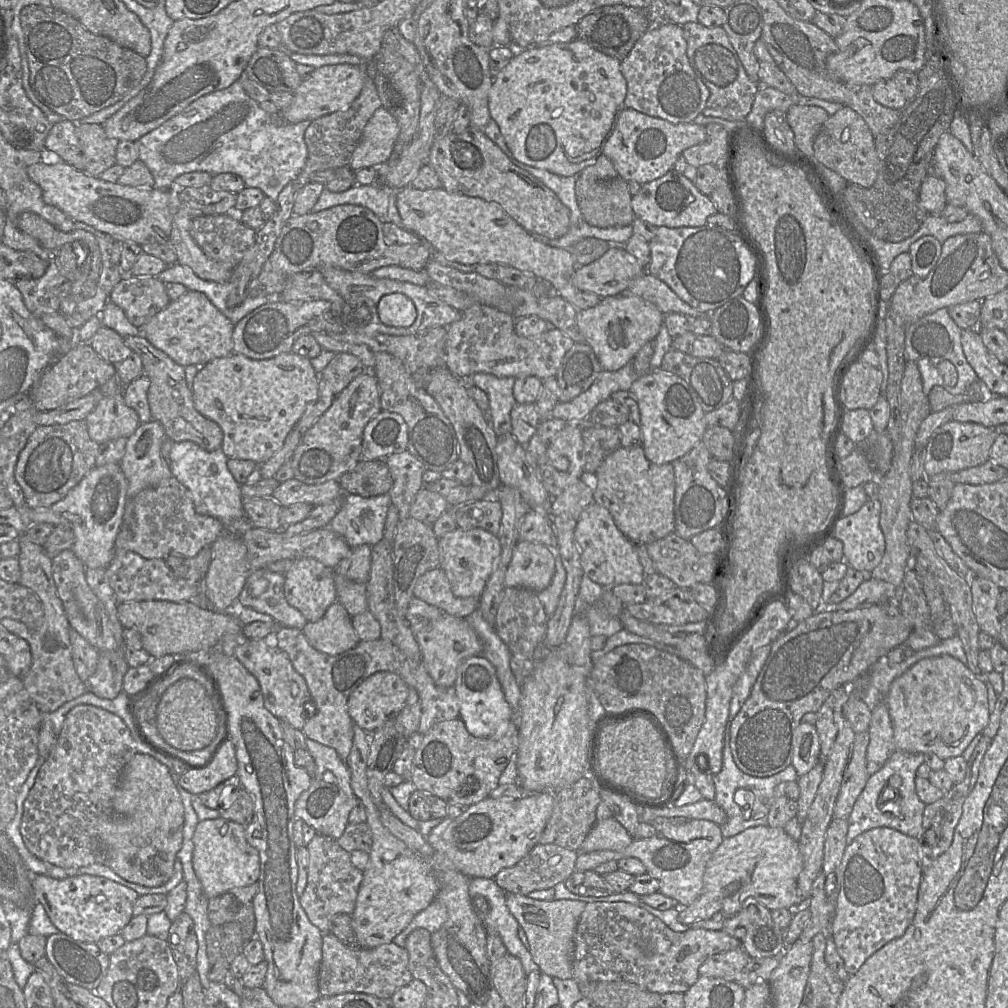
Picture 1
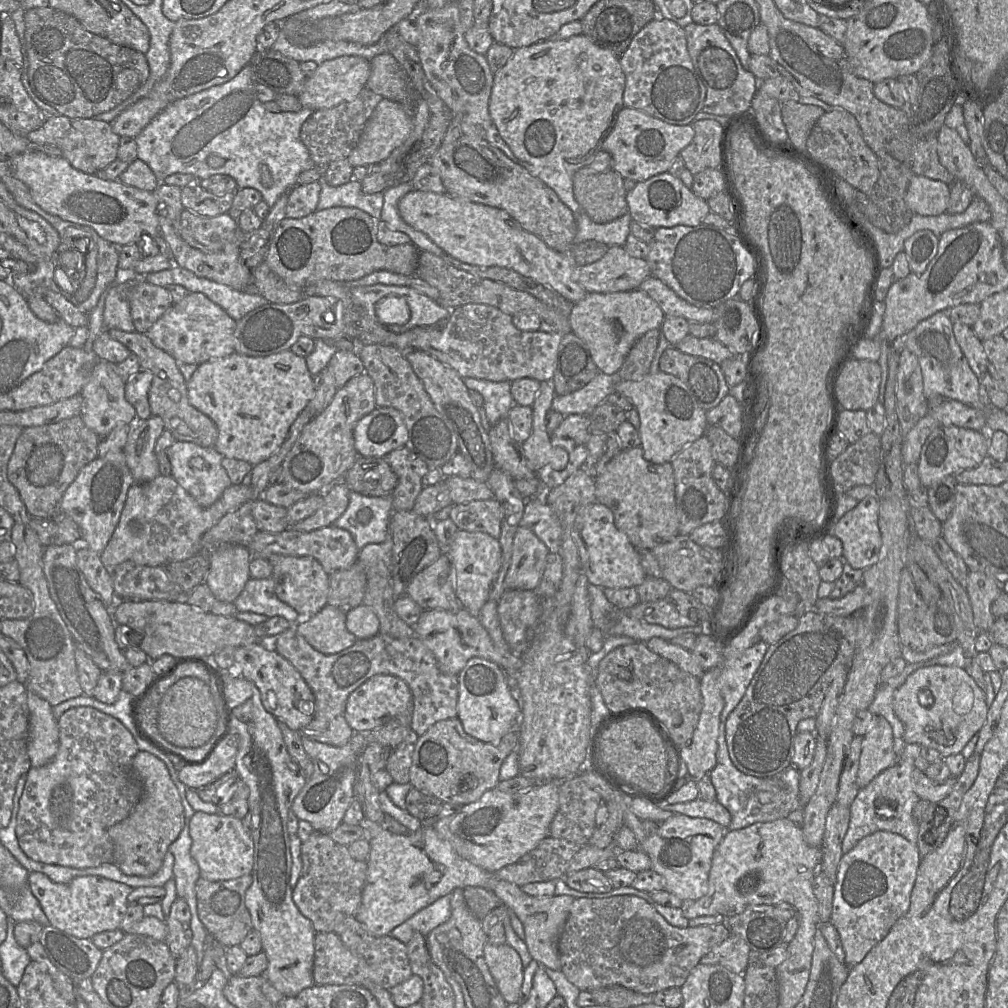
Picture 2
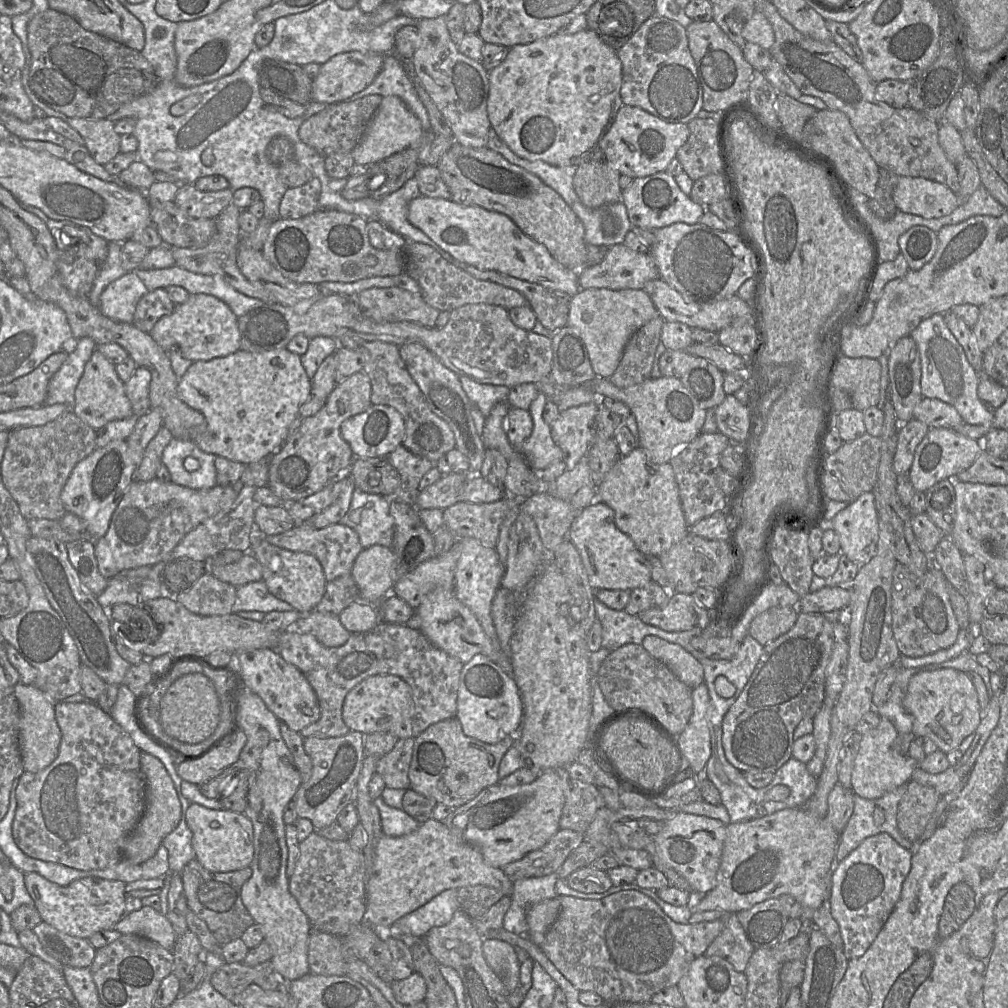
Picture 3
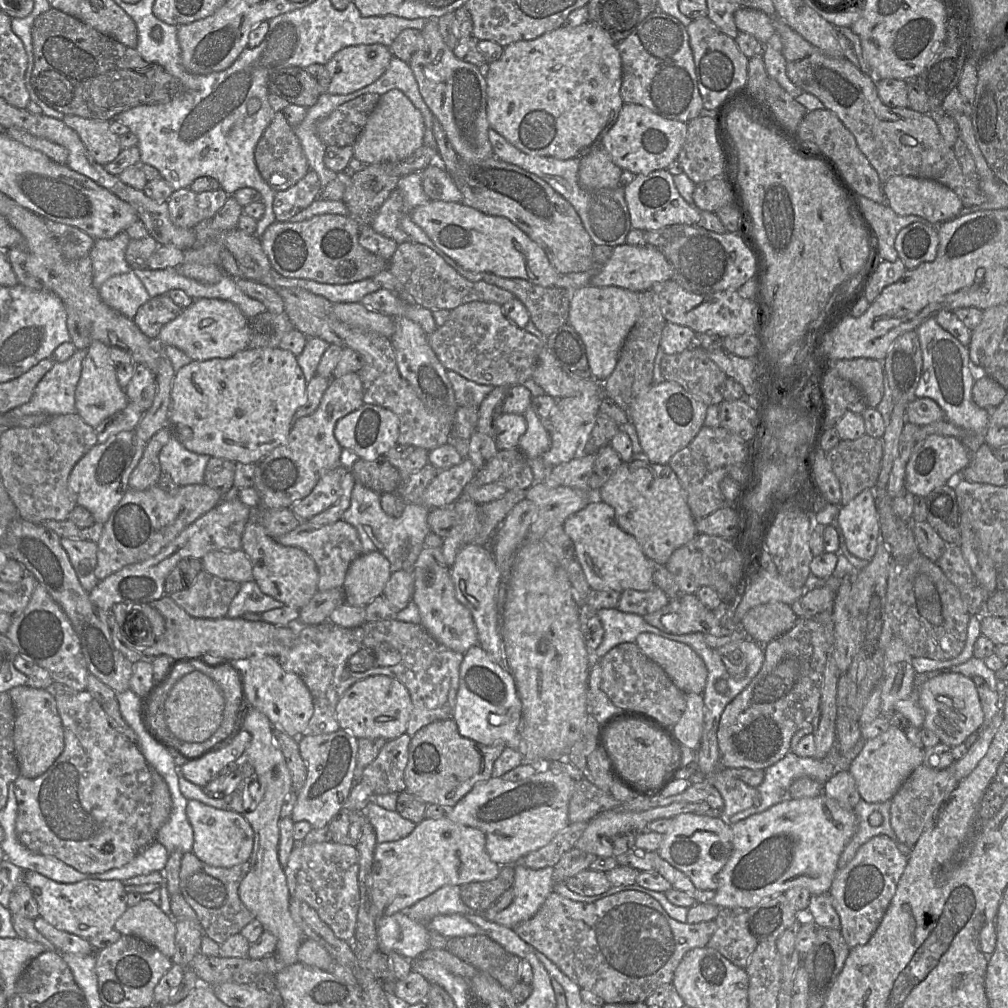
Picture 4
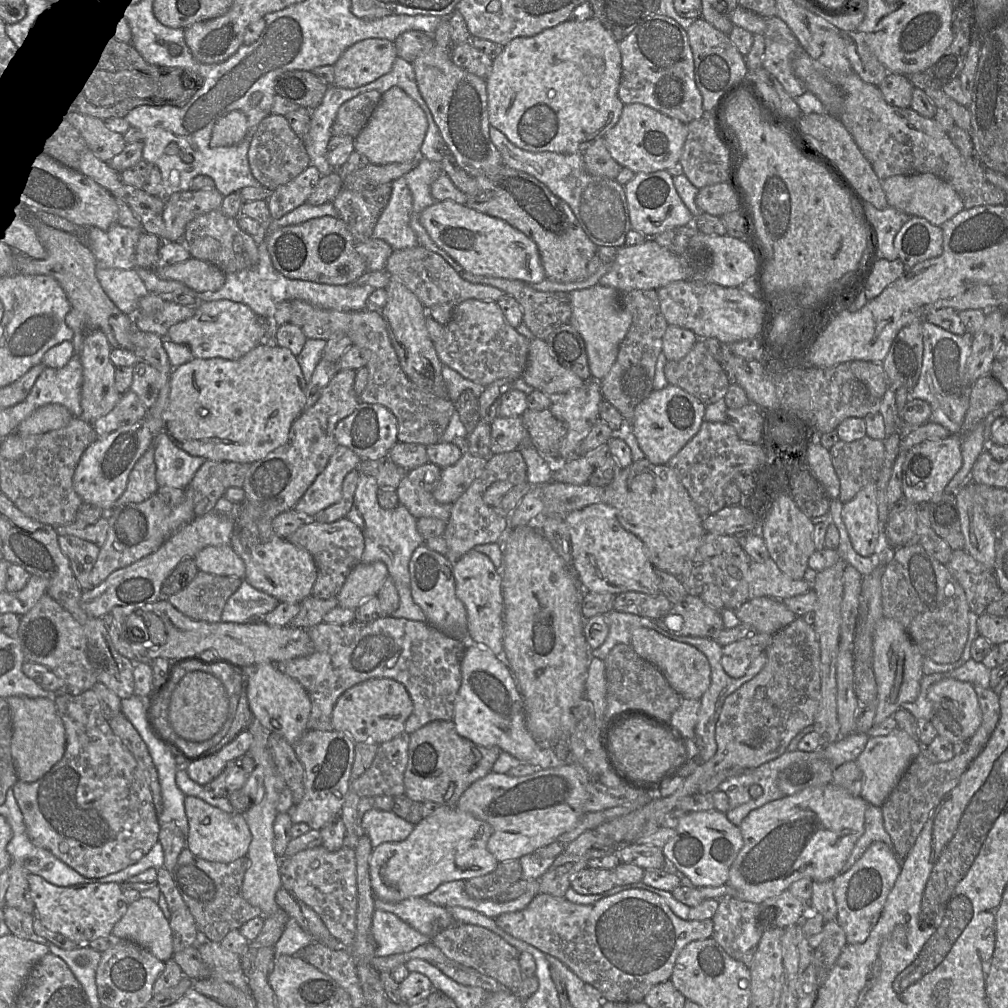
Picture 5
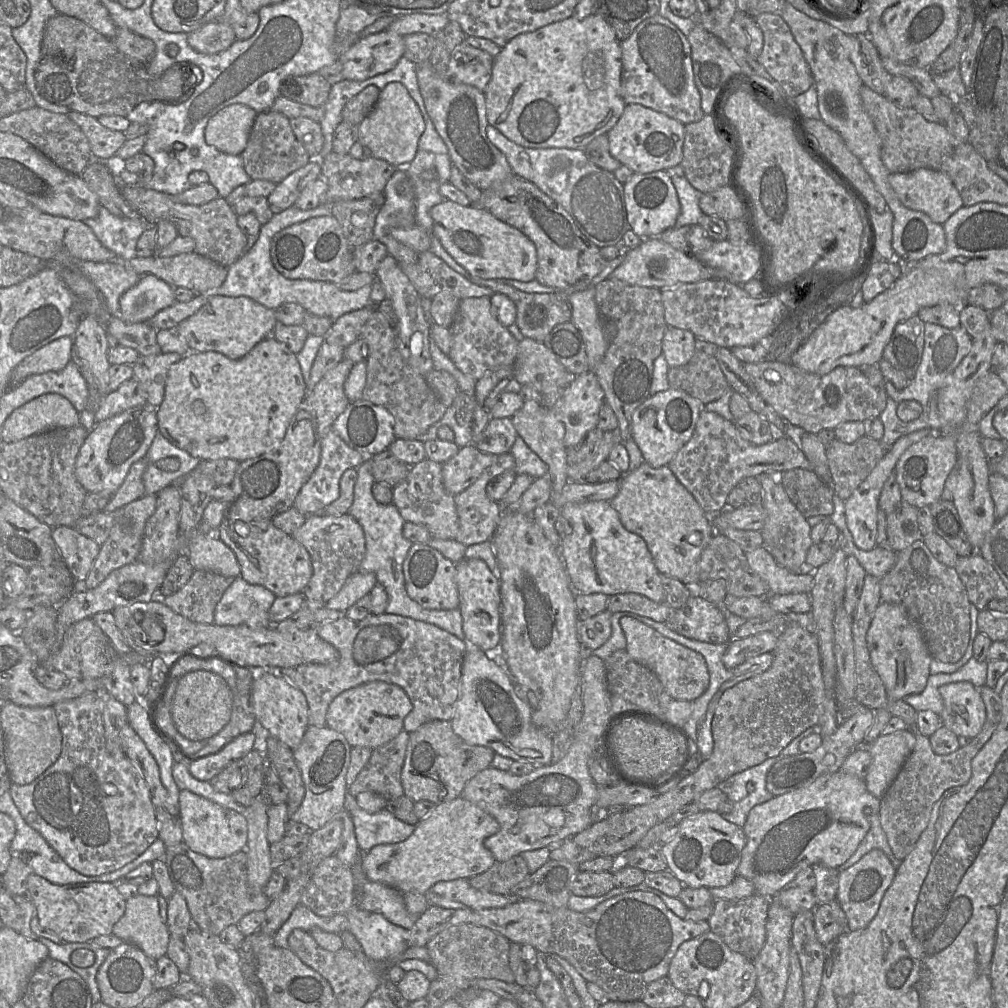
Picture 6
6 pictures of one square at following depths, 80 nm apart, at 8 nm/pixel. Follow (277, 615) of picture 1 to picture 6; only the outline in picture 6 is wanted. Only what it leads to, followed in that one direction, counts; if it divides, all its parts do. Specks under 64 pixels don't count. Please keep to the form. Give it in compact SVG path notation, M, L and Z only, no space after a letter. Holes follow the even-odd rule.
M238 576L224 592L214 613L214 624L241 625L254 613L268 612L276 595L261 585L248 583Z

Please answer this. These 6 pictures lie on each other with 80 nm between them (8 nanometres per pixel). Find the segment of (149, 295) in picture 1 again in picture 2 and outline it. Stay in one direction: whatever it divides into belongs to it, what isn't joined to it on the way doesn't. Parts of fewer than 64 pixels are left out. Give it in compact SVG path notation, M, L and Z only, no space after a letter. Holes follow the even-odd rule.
M138 278L126 286L126 297L137 332L146 333L172 306L168 289Z

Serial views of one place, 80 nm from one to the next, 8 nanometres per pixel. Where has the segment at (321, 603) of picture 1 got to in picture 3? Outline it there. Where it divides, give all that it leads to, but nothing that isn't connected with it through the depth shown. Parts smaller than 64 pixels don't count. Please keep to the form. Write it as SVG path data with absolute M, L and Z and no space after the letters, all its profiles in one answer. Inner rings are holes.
M255 532L249 552L261 564L262 581L271 594L289 603L300 614L308 614L315 610L325 594L328 583L316 557L309 553L295 552L275 546L257 532Z

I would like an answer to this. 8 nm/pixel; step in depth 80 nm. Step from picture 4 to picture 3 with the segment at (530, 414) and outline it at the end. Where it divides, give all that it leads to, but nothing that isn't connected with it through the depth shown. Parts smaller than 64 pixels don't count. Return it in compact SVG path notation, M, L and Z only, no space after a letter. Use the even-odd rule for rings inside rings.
M539 392L532 401L528 409L533 420L532 433L519 451L535 472L541 472L549 465L563 459L561 448L551 438L550 425L543 419L543 410L548 399L544 392Z

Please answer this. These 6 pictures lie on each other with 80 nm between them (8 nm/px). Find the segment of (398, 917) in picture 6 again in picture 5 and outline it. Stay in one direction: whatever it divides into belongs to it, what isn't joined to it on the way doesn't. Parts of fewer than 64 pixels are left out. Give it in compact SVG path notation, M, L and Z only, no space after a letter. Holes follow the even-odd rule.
M375 897L374 905L375 909L391 912L397 915L411 927L430 937L434 937L438 931L451 925L462 924L457 923L445 907L436 905L427 900L425 897L409 897L399 902L386 902Z

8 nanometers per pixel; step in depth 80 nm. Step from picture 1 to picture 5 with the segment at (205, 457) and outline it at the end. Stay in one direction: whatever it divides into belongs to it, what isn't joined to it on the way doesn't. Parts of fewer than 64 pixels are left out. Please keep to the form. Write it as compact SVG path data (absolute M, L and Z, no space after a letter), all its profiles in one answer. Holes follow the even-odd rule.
M163 431L154 436L154 460L158 487L171 486L186 489L196 471L206 461L179 448Z

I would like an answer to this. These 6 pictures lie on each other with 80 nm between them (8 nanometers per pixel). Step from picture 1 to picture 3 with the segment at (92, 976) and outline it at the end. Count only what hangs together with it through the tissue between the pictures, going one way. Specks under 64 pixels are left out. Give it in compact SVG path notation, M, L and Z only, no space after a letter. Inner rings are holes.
M41 921L33 931L43 949L63 966L91 967L97 950L89 939L71 936L44 921Z

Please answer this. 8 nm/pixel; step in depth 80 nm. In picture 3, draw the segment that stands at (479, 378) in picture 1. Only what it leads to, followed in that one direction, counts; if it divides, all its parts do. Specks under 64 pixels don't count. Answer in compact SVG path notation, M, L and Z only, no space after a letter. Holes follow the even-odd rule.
M460 375L459 380L474 406L488 417L492 408L500 402L507 402L510 388L502 385L481 384L465 375Z

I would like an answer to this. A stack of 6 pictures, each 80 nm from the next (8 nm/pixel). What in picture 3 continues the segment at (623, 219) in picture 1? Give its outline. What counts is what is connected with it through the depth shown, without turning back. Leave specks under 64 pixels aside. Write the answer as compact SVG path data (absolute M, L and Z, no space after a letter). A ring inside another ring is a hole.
M588 160L577 166L573 188L584 206L599 208L621 201L620 175L605 161Z

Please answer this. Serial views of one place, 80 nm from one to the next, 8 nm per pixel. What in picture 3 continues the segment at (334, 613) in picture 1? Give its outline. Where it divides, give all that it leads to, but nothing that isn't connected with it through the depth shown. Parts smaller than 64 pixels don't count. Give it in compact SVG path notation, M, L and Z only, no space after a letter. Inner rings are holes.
M316 610L301 614L291 630L312 634L329 648L344 645L352 634L342 625L338 615Z

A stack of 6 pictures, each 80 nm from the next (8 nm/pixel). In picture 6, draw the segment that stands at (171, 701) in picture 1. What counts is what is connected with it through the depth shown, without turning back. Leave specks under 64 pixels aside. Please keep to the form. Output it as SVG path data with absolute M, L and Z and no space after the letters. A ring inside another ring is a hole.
M197 670L179 679L173 690L172 718L176 729L190 740L208 740L229 722L233 695L223 677L207 670Z

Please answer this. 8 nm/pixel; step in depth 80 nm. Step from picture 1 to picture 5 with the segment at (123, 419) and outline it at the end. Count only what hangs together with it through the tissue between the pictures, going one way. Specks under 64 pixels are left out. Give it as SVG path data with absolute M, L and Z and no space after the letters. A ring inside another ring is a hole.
M95 329L86 333L79 355L83 369L80 397L82 415L80 418L91 424L108 414L117 405L121 397L121 394L115 388L115 366L110 361L110 351L111 345L104 332Z

